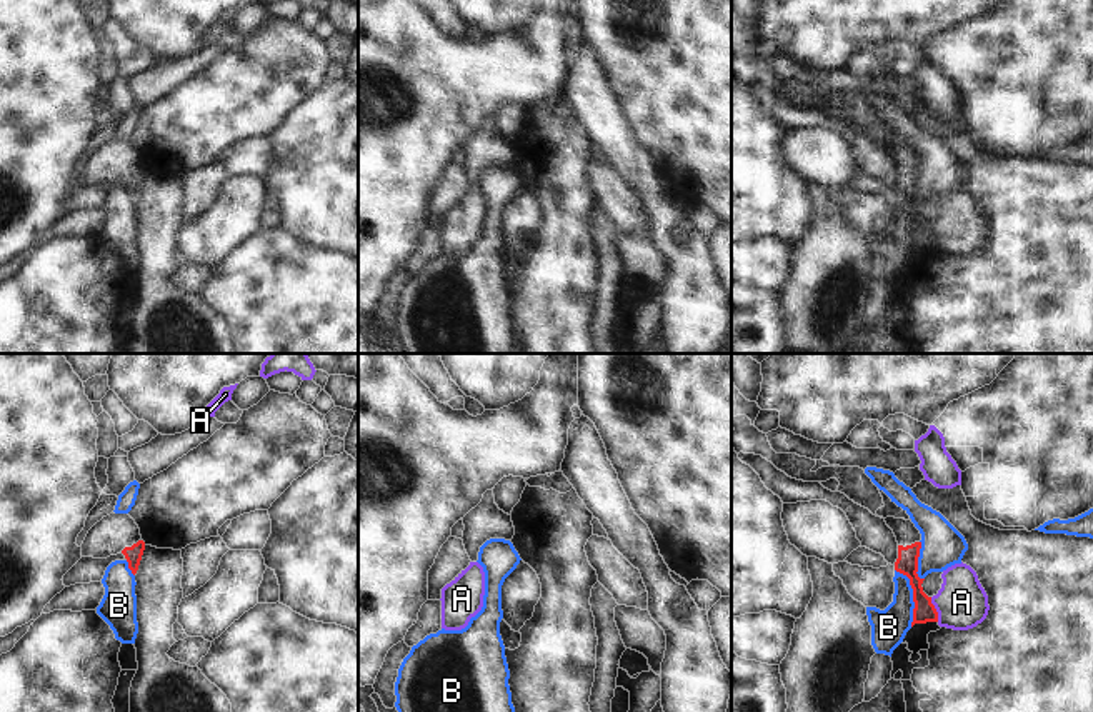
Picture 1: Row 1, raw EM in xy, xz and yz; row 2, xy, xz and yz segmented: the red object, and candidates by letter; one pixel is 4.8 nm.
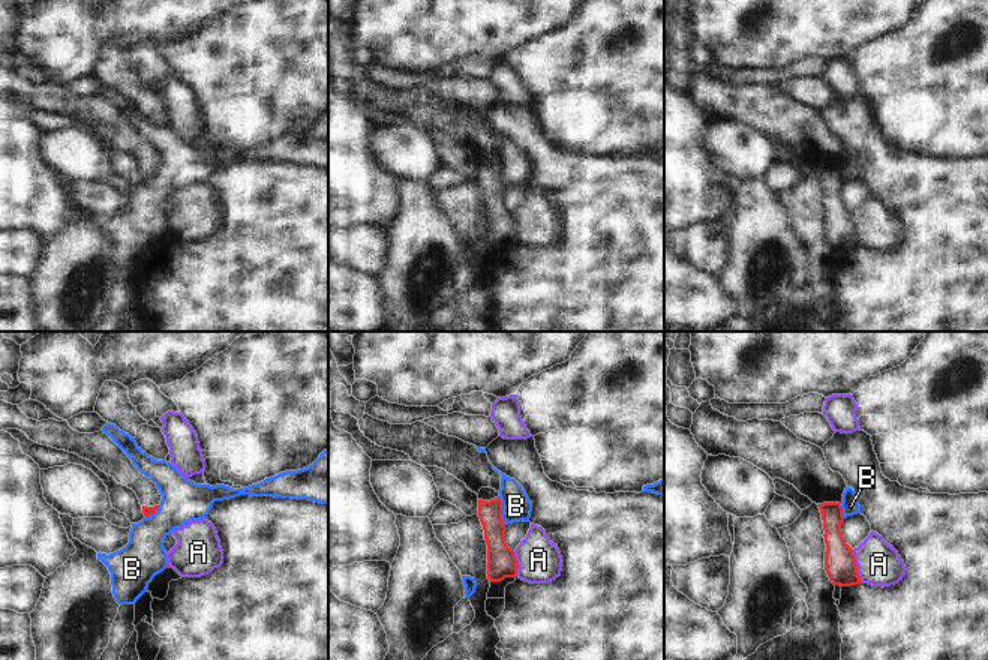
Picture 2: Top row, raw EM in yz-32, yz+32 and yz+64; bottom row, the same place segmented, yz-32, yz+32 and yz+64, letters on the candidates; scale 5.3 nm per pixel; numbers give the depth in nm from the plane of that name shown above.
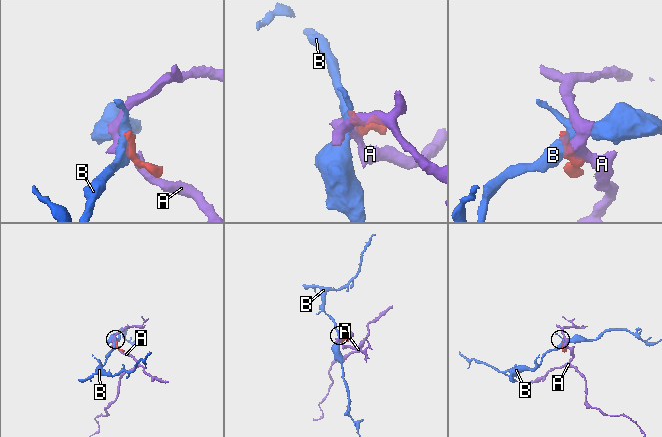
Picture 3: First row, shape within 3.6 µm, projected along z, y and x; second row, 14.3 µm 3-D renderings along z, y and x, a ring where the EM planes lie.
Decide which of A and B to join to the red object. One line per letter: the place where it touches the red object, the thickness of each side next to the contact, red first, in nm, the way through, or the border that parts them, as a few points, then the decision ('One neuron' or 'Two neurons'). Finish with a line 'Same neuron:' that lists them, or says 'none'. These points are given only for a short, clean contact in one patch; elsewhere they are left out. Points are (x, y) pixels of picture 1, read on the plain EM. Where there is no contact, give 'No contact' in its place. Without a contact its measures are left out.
A: Touches red at yz (935, 235). Thickness 100 nm (red) against 240 nm. Boundary: yz (930, 224), (938, 247). Two neurons
B: Touches red at yz (913, 222). Thickness 110 nm (red) against 180 nm. Boundary: yz (895, 195), (908, 205), (912, 215), (912, 252). Two neurons
Same neuron: none.

